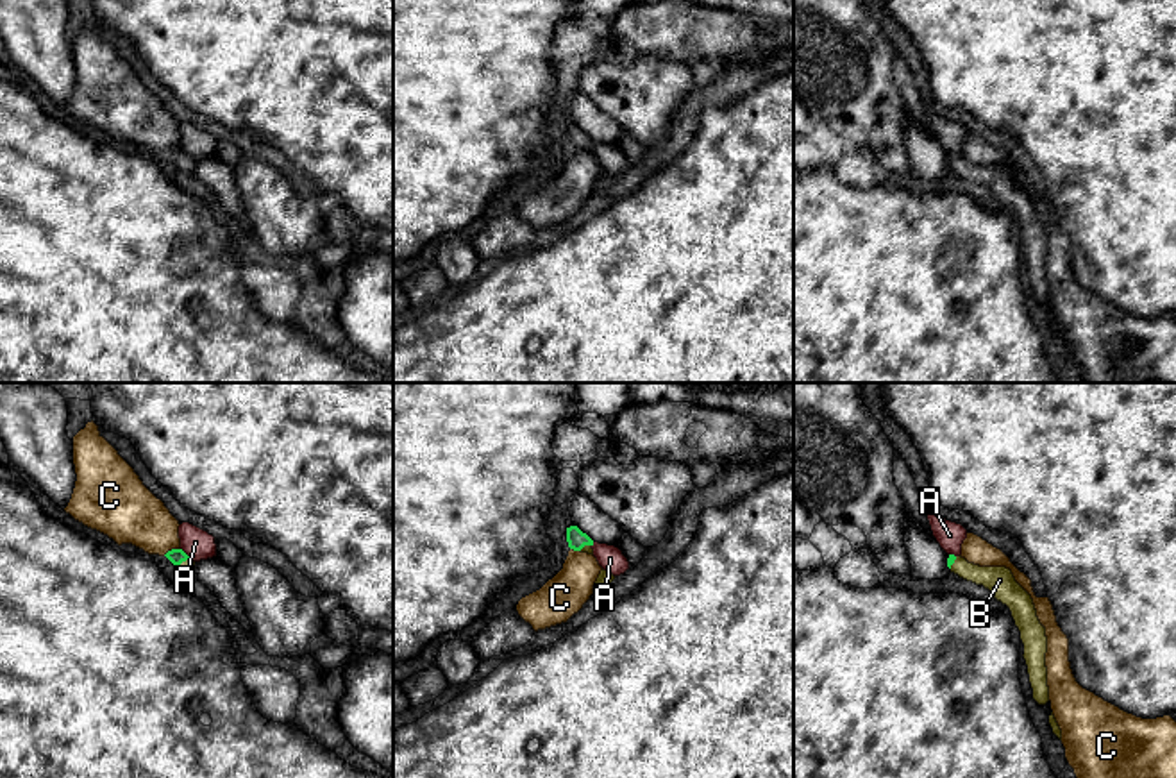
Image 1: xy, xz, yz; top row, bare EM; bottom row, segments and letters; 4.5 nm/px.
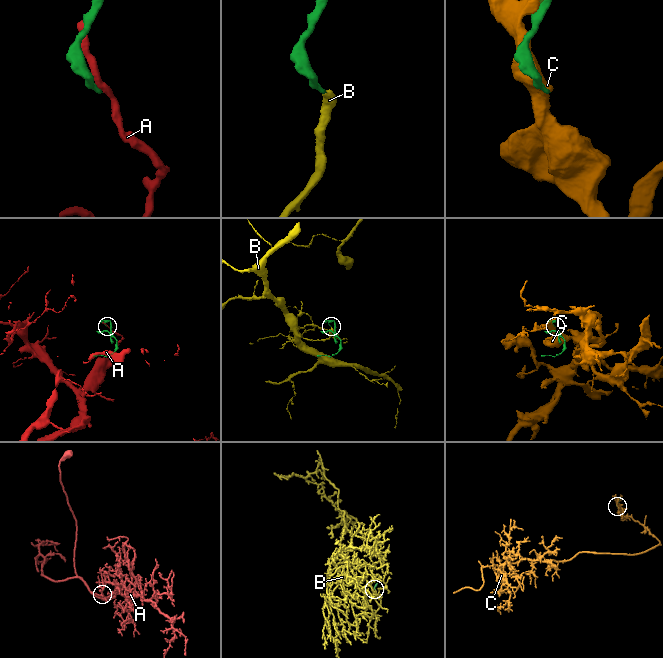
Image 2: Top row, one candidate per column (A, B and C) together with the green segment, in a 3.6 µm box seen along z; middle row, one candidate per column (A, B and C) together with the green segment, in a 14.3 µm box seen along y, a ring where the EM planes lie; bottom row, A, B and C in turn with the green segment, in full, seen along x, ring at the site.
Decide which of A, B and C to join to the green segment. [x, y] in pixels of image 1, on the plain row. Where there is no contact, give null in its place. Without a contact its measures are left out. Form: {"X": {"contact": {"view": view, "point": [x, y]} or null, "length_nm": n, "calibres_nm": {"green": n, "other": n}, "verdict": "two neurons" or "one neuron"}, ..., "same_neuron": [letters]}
{"A": {"contact": {"view": "xy", "point": [186, 154]}, "length_nm": 80, "calibres_nm": {"green": 70, "other": 140}, "verdict": "two neurons"}, "B": {"contact": {"view": "xy", "point": [184, 160]}, "length_nm": 80, "calibres_nm": {"green": 70, "other": 60}, "verdict": "one neuron"}, "C": {"contact": {"view": "xy", "point": [172, 149]}, "length_nm": 90, "calibres_nm": {"green": 70, "other": 280}, "verdict": "two neurons"}, "same_neuron": ["B"]}

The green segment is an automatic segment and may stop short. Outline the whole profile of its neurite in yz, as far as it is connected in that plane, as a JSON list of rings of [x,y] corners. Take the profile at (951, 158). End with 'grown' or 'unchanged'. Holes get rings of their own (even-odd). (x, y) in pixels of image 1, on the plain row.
[[[949,154],[947,166],[960,177],[983,184],[997,200],[1010,207],[1024,243],[1022,256],[1028,265],[1033,299],[1038,304],[1046,304],[1049,300],[1046,266],[1047,236],[1046,227],[1037,216],[1031,195],[1015,181],[1012,170],[1006,166],[979,166],[954,154]]]; grown

